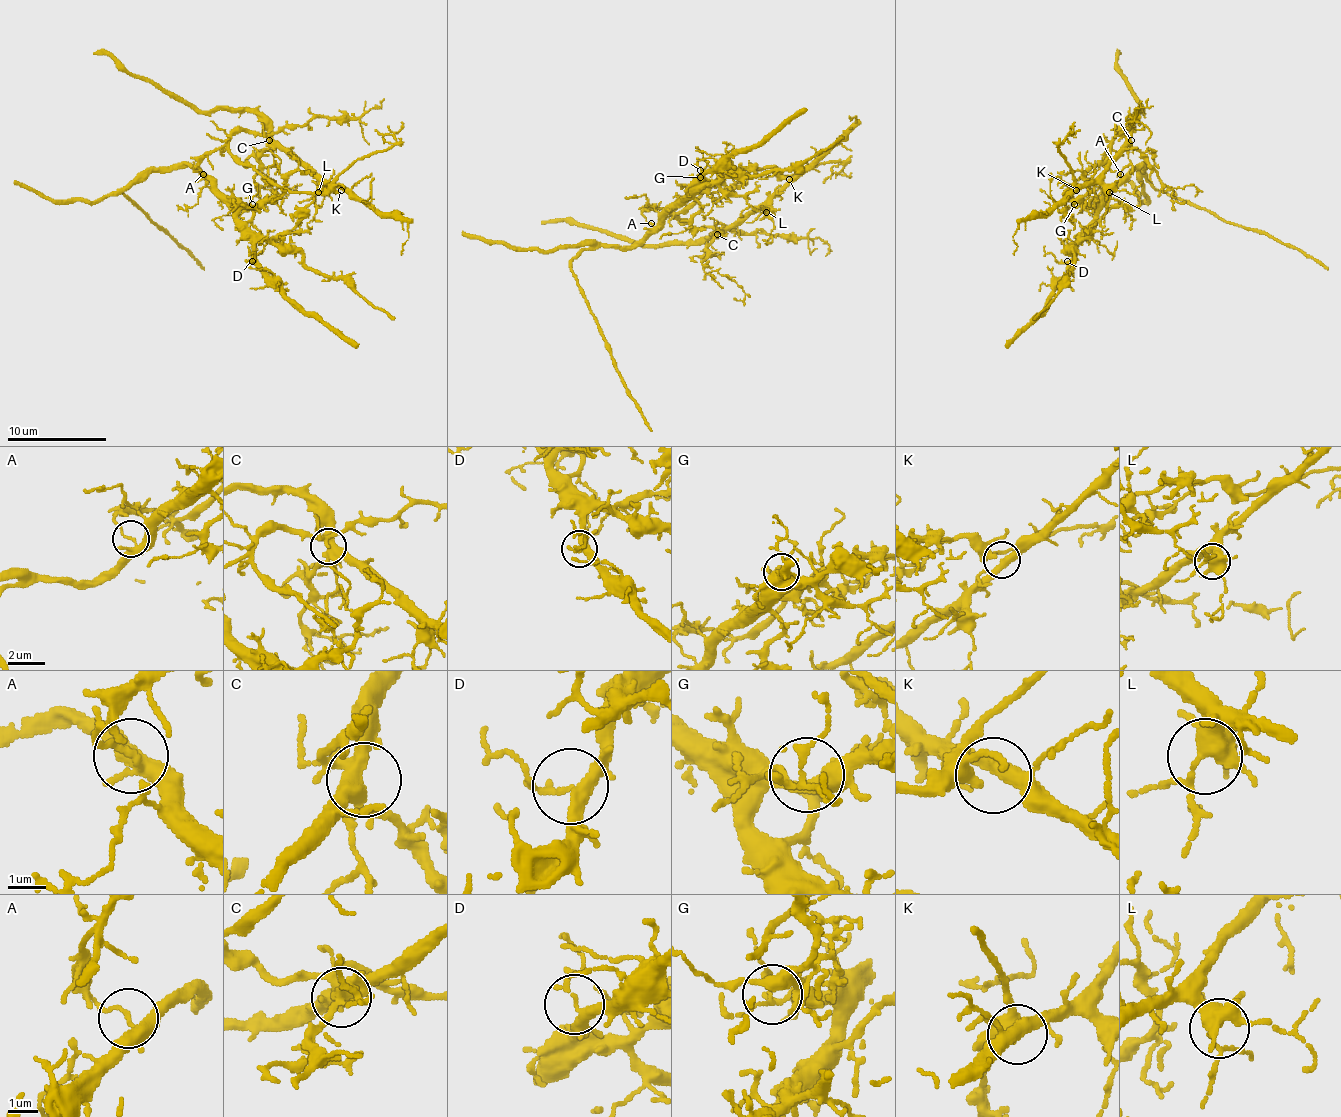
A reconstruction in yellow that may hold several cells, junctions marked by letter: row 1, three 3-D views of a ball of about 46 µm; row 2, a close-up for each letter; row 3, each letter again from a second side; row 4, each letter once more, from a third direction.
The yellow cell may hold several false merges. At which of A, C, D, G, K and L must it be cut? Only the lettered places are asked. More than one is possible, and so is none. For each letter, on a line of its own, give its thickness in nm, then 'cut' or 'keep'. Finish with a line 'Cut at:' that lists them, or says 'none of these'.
A: 180 nm | cut
C: 440 nm | keep
D: 280 nm | keep
G: 140 nm | keep
K: 340 nm | keep
L: 440 nm | keep
Cut at: A

